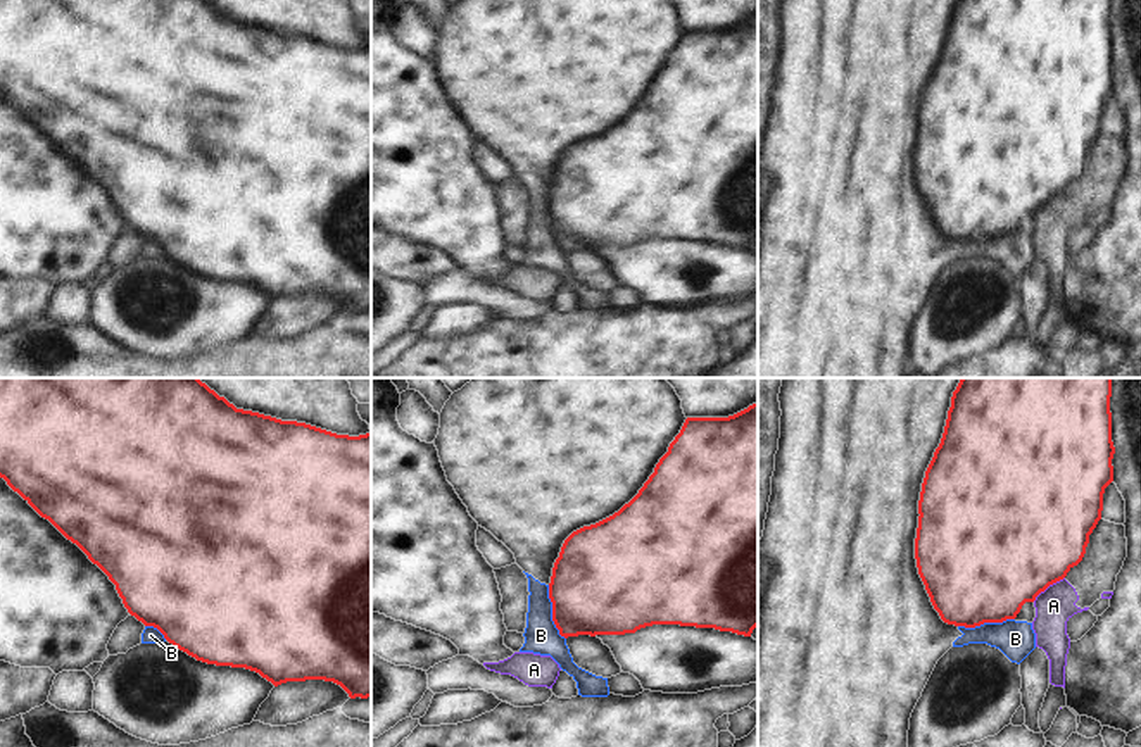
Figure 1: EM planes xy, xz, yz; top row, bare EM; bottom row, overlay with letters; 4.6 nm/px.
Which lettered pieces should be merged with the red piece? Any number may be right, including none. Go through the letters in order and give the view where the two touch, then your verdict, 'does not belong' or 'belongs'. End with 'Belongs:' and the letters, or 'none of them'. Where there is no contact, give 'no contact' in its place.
A: contact in yz; does not belong
B: contact in yz; does not belong
Belongs: none of them

